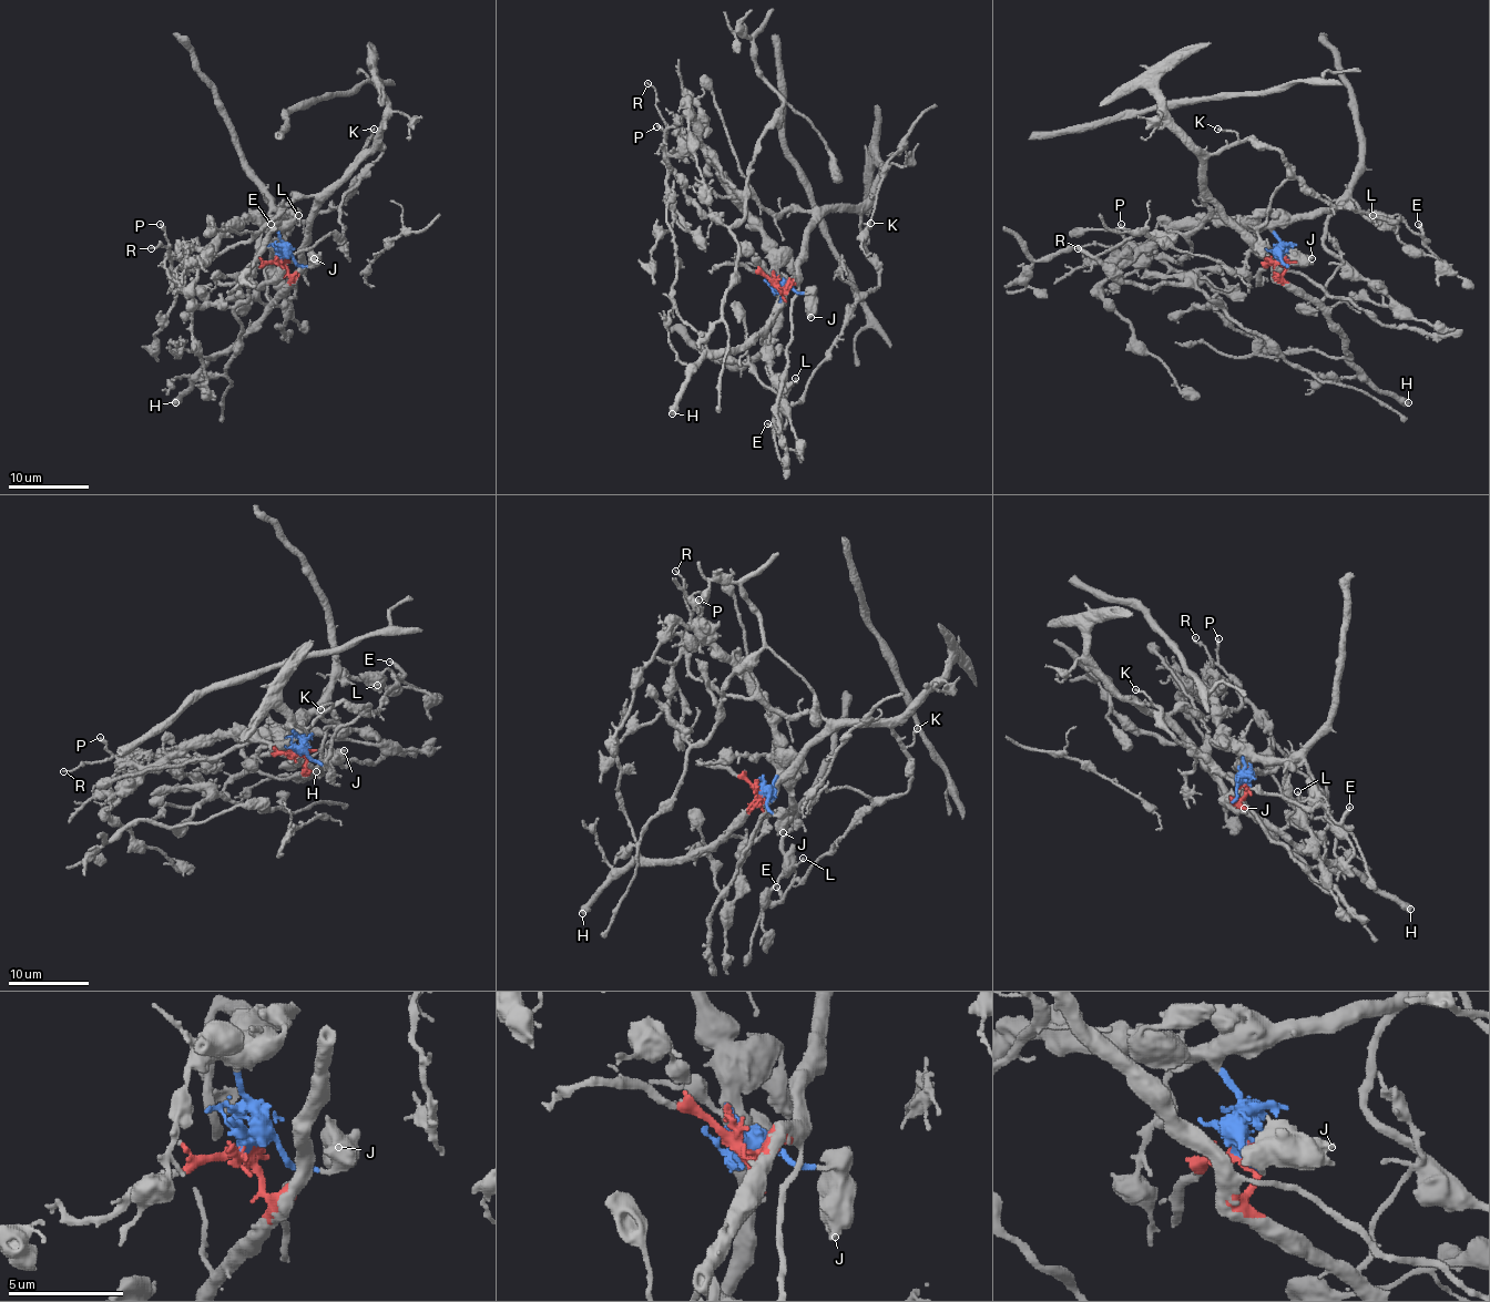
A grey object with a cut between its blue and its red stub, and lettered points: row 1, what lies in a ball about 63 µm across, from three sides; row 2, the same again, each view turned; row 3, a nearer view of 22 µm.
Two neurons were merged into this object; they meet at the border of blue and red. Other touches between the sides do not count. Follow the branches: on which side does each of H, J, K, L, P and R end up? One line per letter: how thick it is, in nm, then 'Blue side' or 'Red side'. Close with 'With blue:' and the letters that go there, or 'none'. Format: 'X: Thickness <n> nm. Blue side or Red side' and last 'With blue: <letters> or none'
H: Thickness 550 nm. Red side
J: Thickness 650 nm. Blue side
K: Thickness 150 nm. Red side
L: Thickness 150 nm. Blue side
P: Thickness 240 nm. Blue side
R: Thickness 130 nm. Blue side
With blue: J, L, P, R

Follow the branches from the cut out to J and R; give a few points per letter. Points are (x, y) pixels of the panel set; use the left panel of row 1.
J: (282, 257), (292, 257), (302, 266), (312, 264), (314, 257)
R: (282, 257), (284, 242), (274, 227), (254, 222), (240, 222), (201, 247), (179, 254), (171, 245), (151, 247)

